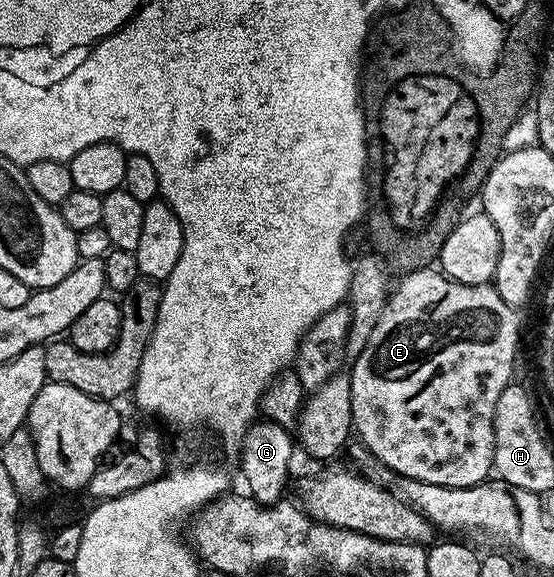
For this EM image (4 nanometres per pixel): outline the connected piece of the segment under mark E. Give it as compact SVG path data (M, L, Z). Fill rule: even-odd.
M477 210L474 216L466 215L457 221L457 225L451 230L451 234L443 242L439 265L449 276L441 272L433 272L432 267L419 268L416 272L407 272L400 277L401 285L392 289L387 306L383 310L383 318L375 325L375 331L371 338L367 338L367 346L363 346L363 354L359 354L352 361L353 372L348 373L351 386L351 414L353 415L353 428L361 435L363 443L369 447L369 452L388 471L406 476L412 480L418 480L424 484L435 486L447 486L448 488L466 488L482 484L490 479L493 472L493 459L495 458L495 402L499 402L499 394L514 379L513 363L517 360L517 347L521 344L521 320L518 309L512 308L498 294L496 287L490 281L496 277L499 266L499 230L495 228L495 222L486 216L484 211Z

